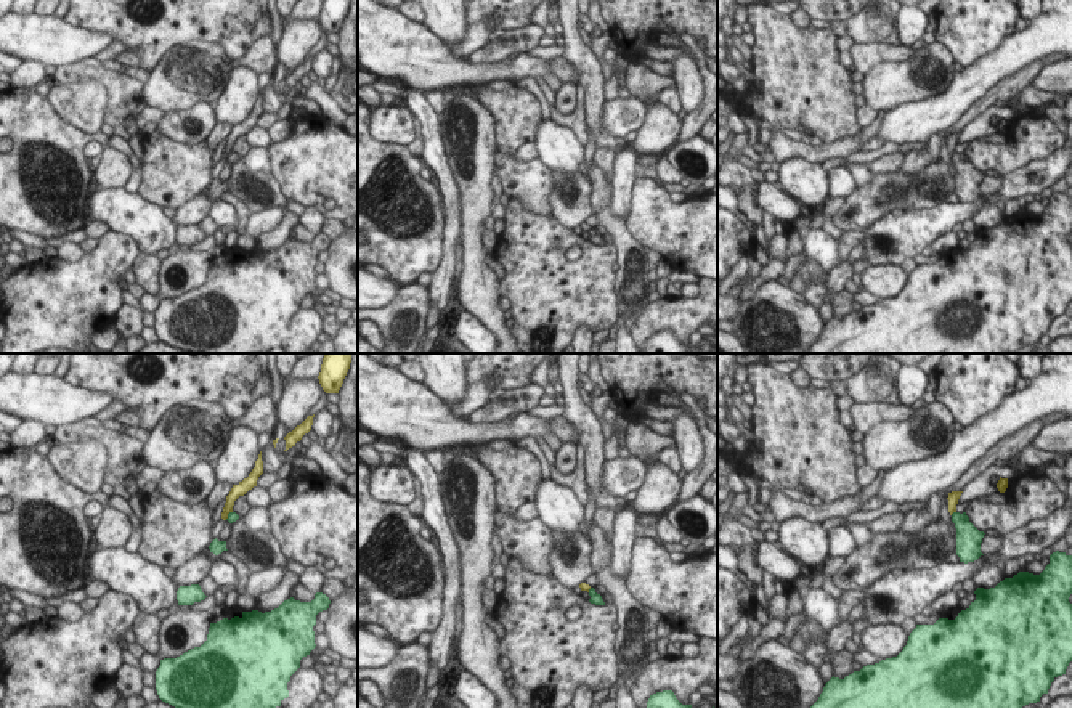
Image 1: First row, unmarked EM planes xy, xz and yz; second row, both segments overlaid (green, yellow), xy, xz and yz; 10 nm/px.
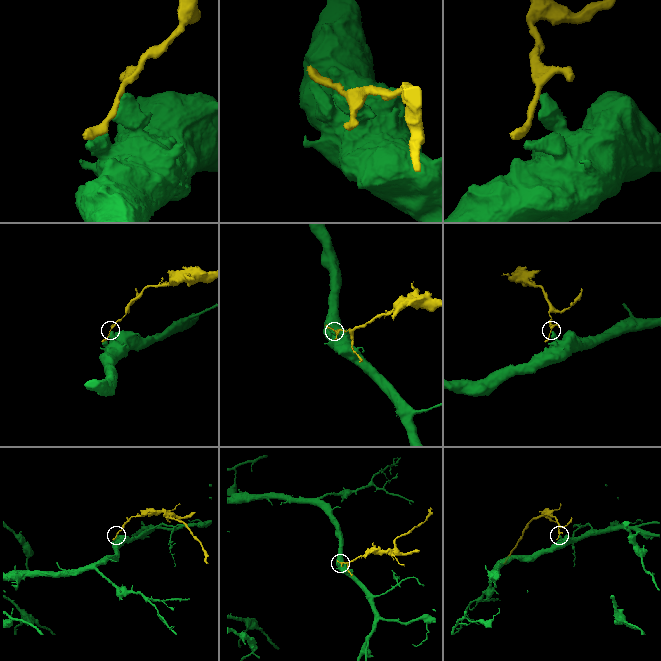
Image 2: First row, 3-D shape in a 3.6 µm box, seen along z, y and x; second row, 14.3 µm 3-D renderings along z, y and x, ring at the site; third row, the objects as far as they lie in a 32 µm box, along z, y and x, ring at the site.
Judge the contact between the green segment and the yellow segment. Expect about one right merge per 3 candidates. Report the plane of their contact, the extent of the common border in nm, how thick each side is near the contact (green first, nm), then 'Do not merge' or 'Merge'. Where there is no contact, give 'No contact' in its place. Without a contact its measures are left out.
Touches green in yz. Shared border 70 nm. Thickness 220 nm (green) against 120 nm. Do not merge.

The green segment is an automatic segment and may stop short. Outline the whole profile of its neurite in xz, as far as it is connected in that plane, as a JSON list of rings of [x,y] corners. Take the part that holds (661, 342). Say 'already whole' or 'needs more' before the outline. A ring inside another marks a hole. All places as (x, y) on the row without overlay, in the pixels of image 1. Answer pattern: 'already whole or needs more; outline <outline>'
already whole; outline [[[672,331],[650,336],[644,353],[690,353],[692,345],[682,345]]]

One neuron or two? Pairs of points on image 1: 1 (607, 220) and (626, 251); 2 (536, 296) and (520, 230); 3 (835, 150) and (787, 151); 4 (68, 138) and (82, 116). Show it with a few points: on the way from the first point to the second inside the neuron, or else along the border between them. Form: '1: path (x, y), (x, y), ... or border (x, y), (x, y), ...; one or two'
1: path (615, 228), (625, 243); one
2: path (536, 280), (531, 246); one
3: path (824, 151), (798, 151); one
4: border (48, 101), (68, 122), (89, 134), (100, 132); two

